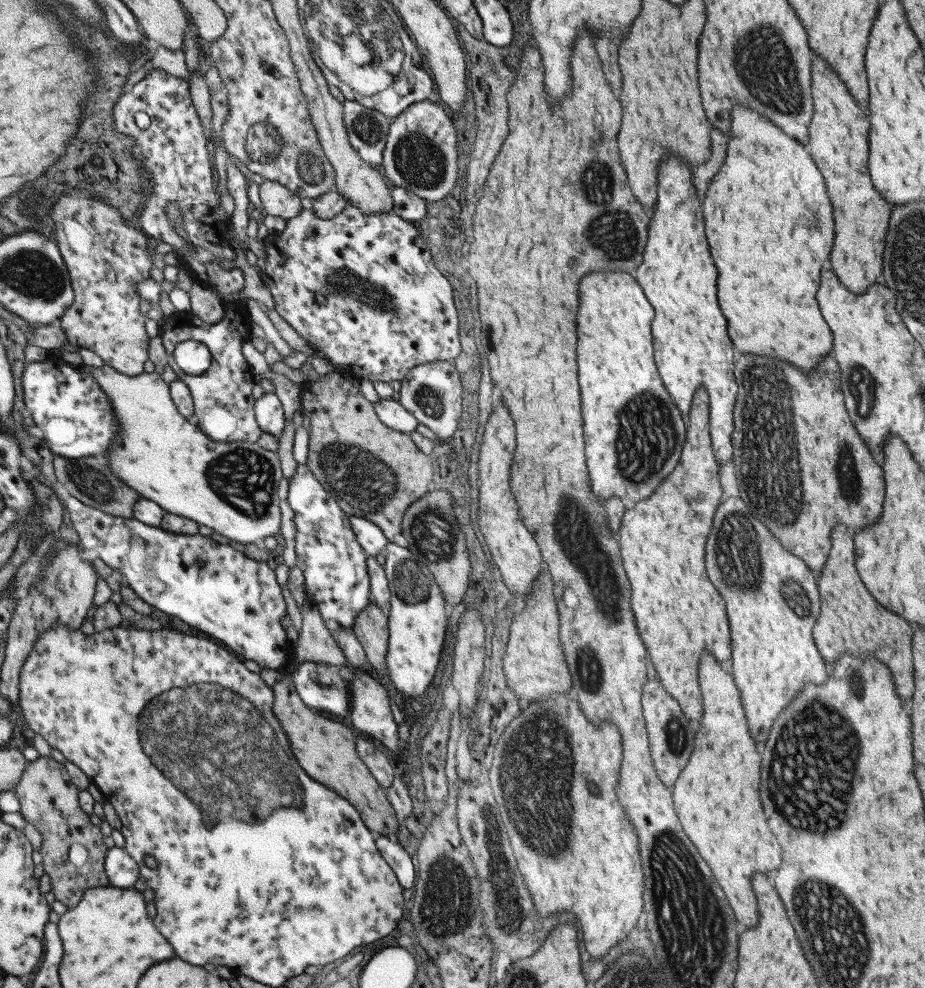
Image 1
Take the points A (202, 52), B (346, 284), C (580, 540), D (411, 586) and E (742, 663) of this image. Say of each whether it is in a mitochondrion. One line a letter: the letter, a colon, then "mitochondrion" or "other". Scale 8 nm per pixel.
A: other
B: mitochondrion
C: mitochondrion
D: mitochondrion
E: other

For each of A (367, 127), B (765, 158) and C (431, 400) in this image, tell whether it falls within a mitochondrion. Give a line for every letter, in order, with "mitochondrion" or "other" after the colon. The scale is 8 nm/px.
A: mitochondrion
B: other
C: mitochondrion

